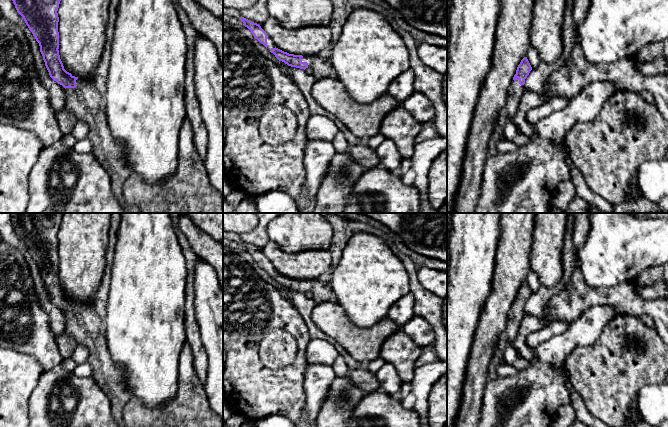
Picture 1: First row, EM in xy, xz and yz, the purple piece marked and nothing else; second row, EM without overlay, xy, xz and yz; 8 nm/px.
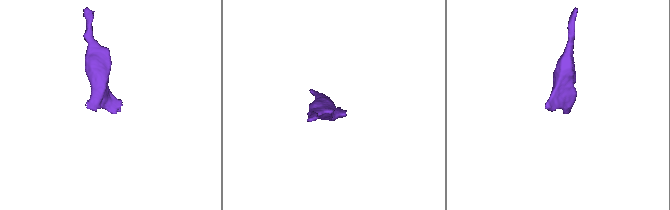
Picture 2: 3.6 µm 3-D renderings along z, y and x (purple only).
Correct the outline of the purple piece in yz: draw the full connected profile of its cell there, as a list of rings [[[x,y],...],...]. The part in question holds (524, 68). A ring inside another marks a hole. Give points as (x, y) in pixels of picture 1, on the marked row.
[[[524,57],[518,65],[516,74],[514,75],[513,81],[510,85],[506,104],[501,110],[498,122],[489,142],[488,154],[498,154],[496,144],[504,139],[504,127],[508,122],[512,121],[518,111],[518,106],[520,104],[522,93],[524,91],[525,79],[531,70],[532,67],[527,57]]]

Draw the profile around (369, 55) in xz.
[[[364,8],[354,10],[346,20],[339,39],[332,46],[329,61],[336,78],[360,104],[370,104],[387,93],[390,84],[411,68],[403,38],[382,14]]]

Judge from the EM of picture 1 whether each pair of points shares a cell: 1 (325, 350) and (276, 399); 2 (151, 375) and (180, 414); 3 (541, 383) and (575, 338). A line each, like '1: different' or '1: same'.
1: different
2: different
3: same

